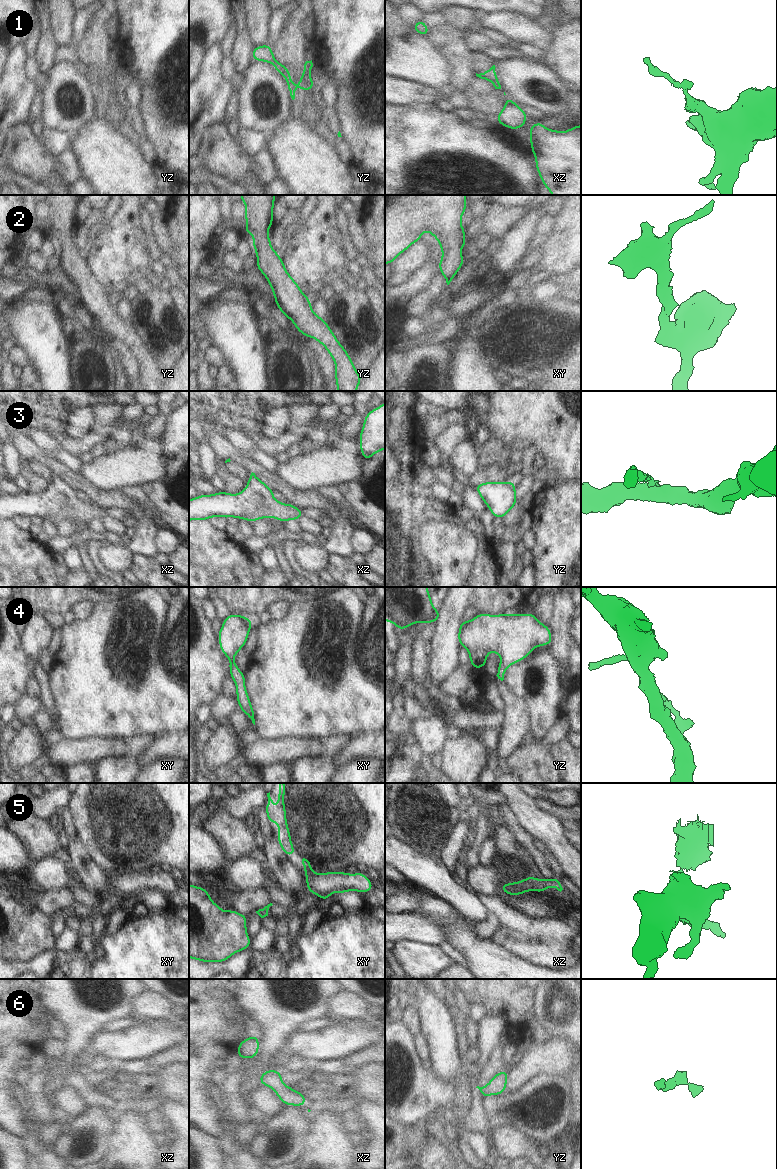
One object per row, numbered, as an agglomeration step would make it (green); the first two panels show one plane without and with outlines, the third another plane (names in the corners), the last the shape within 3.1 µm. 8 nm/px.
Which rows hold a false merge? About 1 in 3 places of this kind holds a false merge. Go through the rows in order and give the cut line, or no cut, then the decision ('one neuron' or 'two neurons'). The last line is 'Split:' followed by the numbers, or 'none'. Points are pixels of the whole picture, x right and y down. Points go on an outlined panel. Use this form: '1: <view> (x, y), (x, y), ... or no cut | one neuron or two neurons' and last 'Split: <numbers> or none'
1: no cut | one neuron
2: no cut | one neuron
3: yz (486, 482), (476, 487) | two neurons
4: no cut | one neuron
5: xy (312, 872), (306, 876) | two neurons
6: no cut | one neuron
Split: 3, 5

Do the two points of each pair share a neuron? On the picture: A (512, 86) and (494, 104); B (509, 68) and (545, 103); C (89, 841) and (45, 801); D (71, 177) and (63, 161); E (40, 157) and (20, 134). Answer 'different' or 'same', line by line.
A: different
B: same
C: different
D: same
E: same

